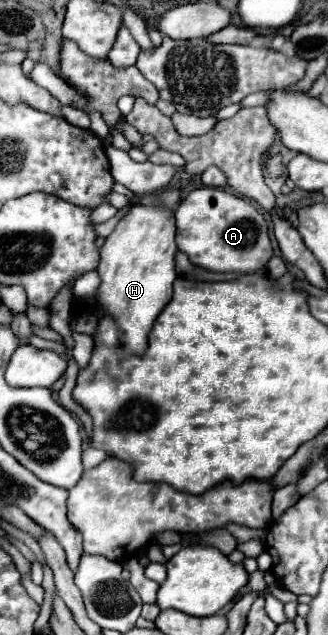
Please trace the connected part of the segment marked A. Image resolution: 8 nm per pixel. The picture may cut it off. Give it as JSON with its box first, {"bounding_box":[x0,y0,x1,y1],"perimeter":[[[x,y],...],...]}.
{"bounding_box":[176,188,272,272],"perimeter":[[[218,188],[192,190],[176,208],[176,242],[188,258],[214,272],[258,272],[272,256],[266,218],[244,198]]]}

